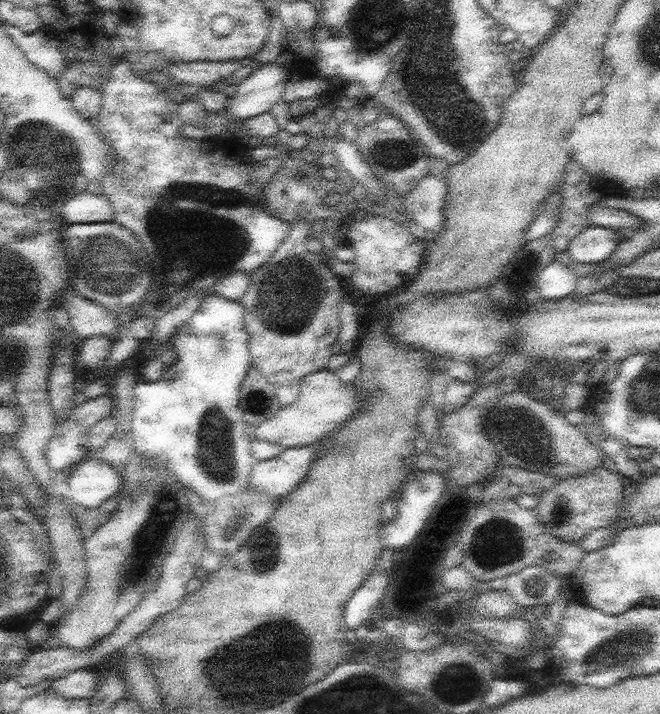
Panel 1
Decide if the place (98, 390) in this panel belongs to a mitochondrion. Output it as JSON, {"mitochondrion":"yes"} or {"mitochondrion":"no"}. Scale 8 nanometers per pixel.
{"mitochondrion":"no"}

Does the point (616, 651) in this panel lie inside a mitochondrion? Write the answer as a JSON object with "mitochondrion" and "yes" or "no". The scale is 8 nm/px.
{"mitochondrion":"yes"}

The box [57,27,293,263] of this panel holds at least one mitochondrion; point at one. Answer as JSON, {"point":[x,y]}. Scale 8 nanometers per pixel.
{"point":[213,201]}

